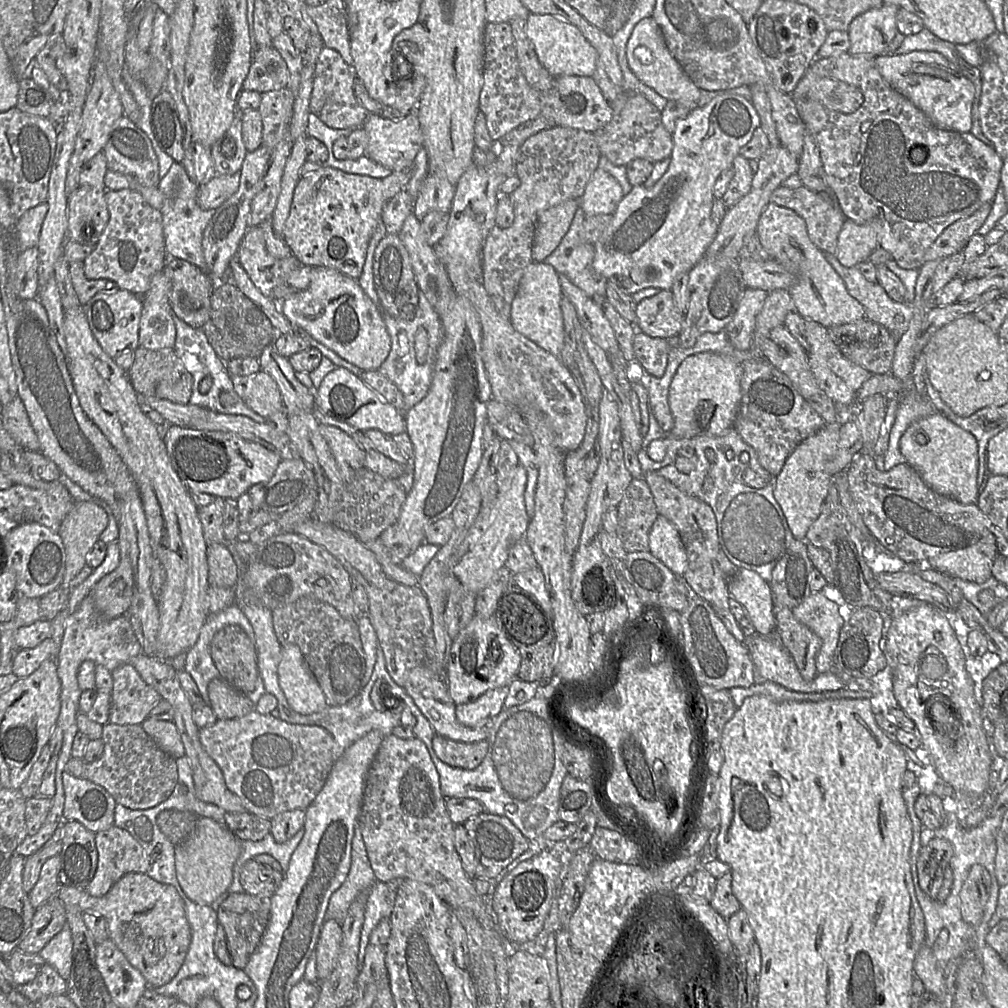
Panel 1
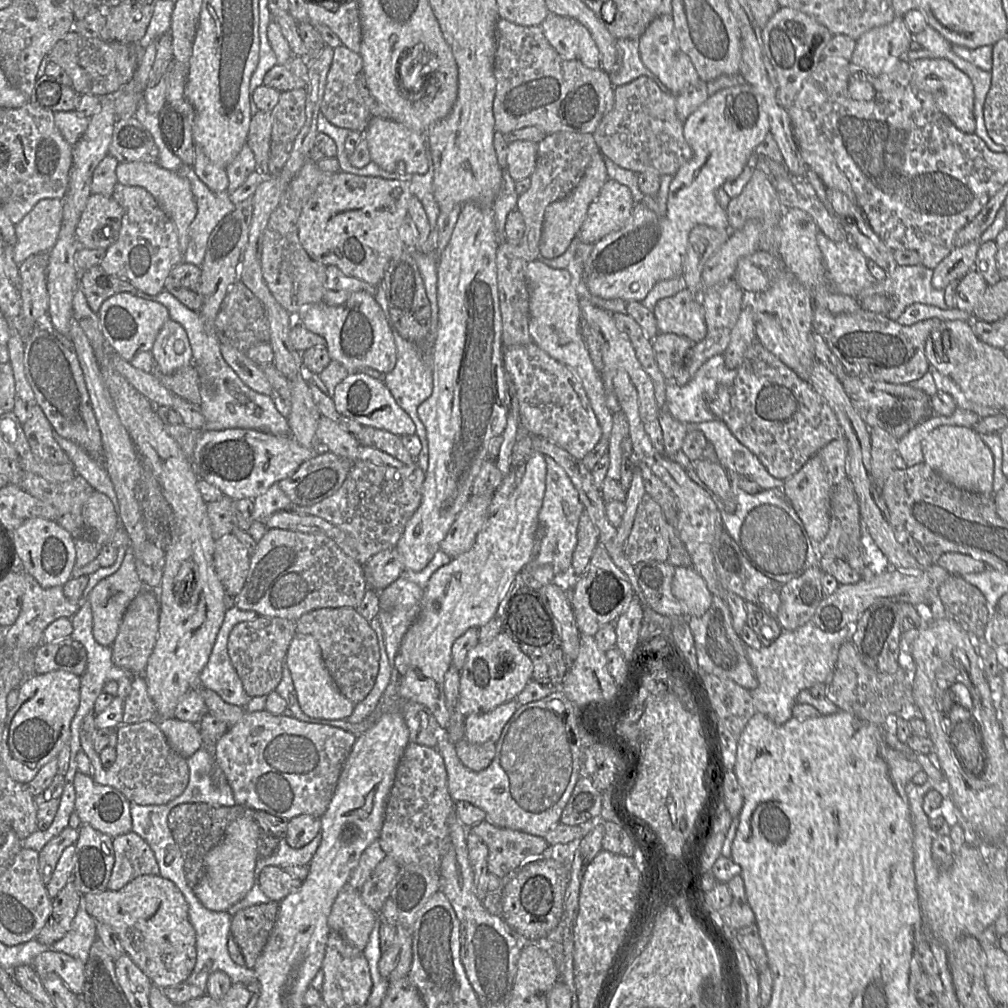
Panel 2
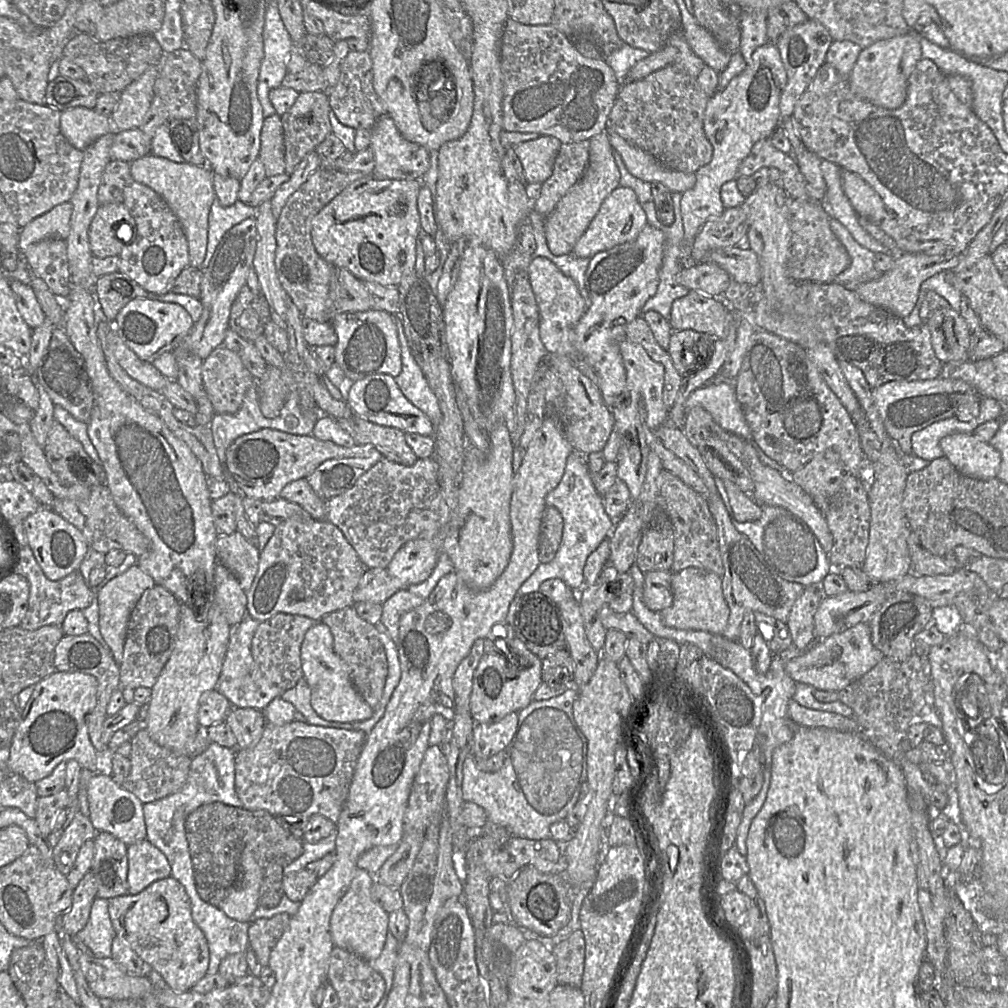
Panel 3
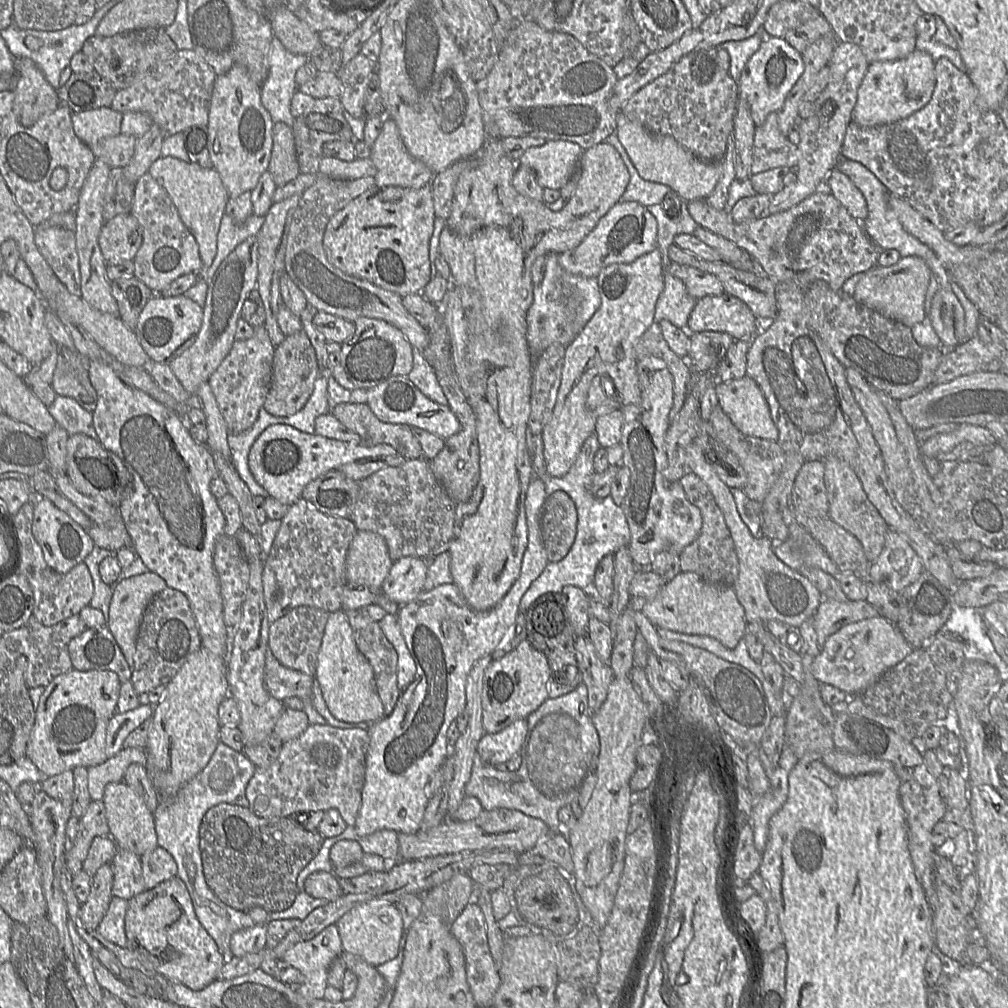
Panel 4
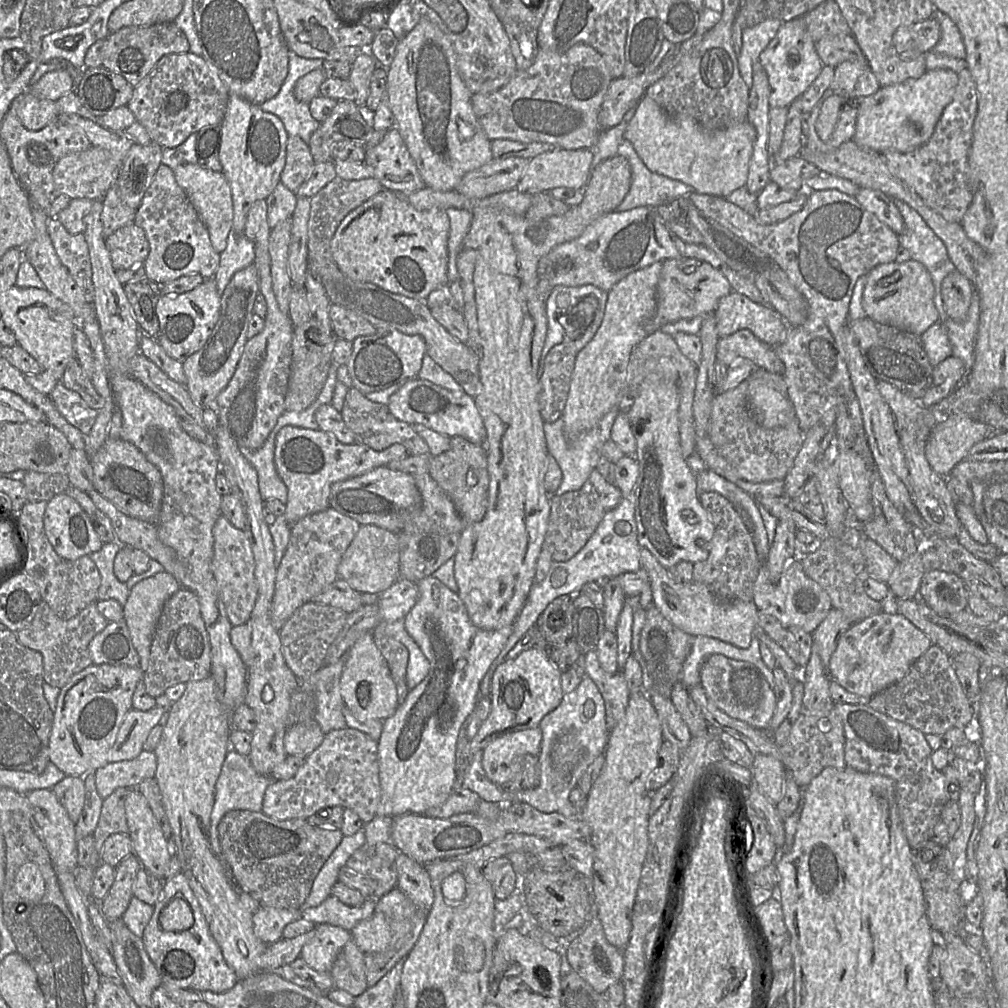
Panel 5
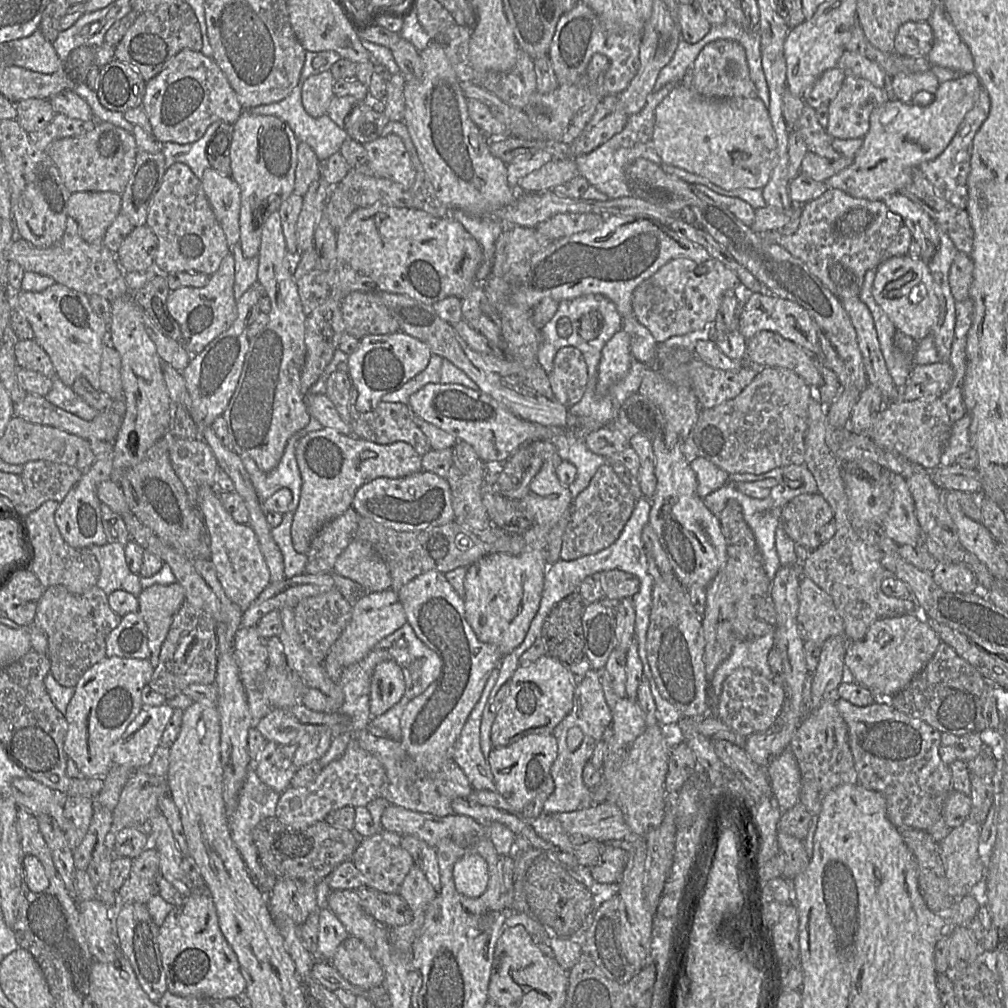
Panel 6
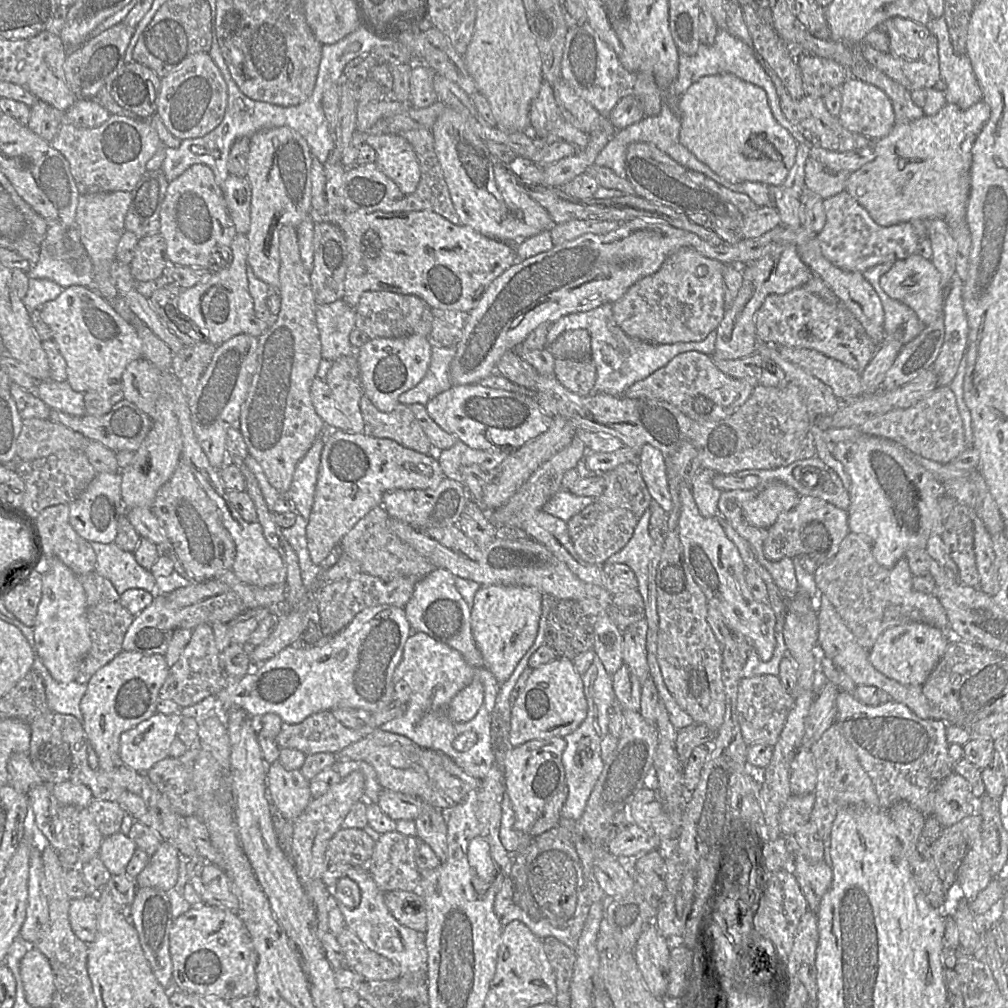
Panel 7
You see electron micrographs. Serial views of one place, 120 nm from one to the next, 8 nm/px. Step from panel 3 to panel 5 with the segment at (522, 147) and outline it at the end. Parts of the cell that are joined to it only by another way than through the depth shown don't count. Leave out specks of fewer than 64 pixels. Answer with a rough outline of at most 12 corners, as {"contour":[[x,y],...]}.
{"contour":[[556,148],[529,159],[517,190],[583,190],[590,149]]}

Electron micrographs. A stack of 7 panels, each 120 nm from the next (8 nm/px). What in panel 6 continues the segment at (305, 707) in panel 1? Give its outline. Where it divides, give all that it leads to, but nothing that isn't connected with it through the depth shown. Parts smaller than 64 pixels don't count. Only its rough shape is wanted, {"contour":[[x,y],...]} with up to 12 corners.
{"contour":[[393,660],[379,663],[370,684],[370,713],[400,702],[406,689]]}

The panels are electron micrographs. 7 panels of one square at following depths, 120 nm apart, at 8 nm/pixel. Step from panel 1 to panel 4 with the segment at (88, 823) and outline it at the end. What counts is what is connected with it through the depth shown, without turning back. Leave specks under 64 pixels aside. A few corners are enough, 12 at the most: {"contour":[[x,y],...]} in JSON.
{"contour":[[124,782],[102,802],[109,836],[140,857],[158,847],[153,813]]}

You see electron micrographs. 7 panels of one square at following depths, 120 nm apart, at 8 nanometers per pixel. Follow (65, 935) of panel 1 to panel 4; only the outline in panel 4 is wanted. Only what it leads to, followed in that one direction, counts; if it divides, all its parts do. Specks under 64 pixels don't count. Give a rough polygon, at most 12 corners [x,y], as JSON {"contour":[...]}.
{"contour":[[113,897],[96,929],[103,938],[127,946],[128,900]]}

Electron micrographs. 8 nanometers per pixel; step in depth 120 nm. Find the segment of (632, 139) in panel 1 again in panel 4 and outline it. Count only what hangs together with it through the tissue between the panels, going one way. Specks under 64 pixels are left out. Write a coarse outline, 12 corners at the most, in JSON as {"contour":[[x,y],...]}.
{"contour":[[727,51],[692,52],[618,114],[720,161],[739,102]]}

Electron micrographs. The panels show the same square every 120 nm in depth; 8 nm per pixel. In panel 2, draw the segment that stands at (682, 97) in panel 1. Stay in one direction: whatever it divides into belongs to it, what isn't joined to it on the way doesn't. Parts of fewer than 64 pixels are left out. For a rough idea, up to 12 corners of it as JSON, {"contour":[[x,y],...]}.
{"contour":[[671,14],[638,39],[641,61],[677,95],[700,81]]}

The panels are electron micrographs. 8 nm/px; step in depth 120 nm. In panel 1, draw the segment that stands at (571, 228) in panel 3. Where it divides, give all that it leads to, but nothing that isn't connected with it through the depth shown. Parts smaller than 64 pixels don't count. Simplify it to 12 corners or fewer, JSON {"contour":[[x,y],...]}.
{"contour":[[570,199],[537,218],[532,260],[543,262],[569,231],[580,207]]}

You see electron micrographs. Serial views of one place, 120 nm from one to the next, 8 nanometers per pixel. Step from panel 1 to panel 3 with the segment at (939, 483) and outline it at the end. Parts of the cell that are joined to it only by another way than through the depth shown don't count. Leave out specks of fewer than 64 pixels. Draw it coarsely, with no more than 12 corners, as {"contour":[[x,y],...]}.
{"contour":[[972,434],[940,441],[944,457],[963,475],[997,477],[1000,452]]}

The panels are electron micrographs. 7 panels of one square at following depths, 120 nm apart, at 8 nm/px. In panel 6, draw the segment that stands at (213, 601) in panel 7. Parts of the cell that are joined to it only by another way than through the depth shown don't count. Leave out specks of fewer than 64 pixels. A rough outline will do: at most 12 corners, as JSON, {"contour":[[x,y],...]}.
{"contour":[[139,612],[122,617],[106,639],[106,656],[149,659]]}

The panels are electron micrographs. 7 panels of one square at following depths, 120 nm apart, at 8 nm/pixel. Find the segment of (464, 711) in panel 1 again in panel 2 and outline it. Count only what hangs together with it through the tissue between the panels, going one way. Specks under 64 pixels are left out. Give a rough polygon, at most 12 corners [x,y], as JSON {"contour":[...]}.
{"contour":[[511,700],[465,718],[465,739],[499,739],[519,707]]}

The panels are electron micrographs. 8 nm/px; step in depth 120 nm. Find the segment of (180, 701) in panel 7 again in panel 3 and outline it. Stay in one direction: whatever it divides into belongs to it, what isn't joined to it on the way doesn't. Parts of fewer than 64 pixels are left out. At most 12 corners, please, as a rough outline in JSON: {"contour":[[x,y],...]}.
{"contour":[[144,591],[127,626],[120,685],[152,688],[174,649],[181,603]]}

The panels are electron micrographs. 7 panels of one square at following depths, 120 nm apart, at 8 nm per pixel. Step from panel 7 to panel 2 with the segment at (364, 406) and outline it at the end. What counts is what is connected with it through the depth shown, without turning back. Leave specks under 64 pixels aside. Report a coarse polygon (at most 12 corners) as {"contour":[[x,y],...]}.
{"contour":[[363,426],[355,437],[361,444],[382,450],[404,464],[415,458],[399,435]]}

